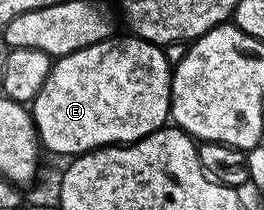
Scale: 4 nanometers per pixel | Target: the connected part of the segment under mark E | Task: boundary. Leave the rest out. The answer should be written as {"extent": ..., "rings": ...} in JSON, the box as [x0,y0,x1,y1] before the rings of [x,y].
{"extent":[32,35,171,158],"rings":[[[125,35],[96,42],[51,63],[48,78],[32,101],[34,128],[45,151],[73,158],[96,148],[133,144],[167,123],[171,61],[166,61],[159,45]]]}

